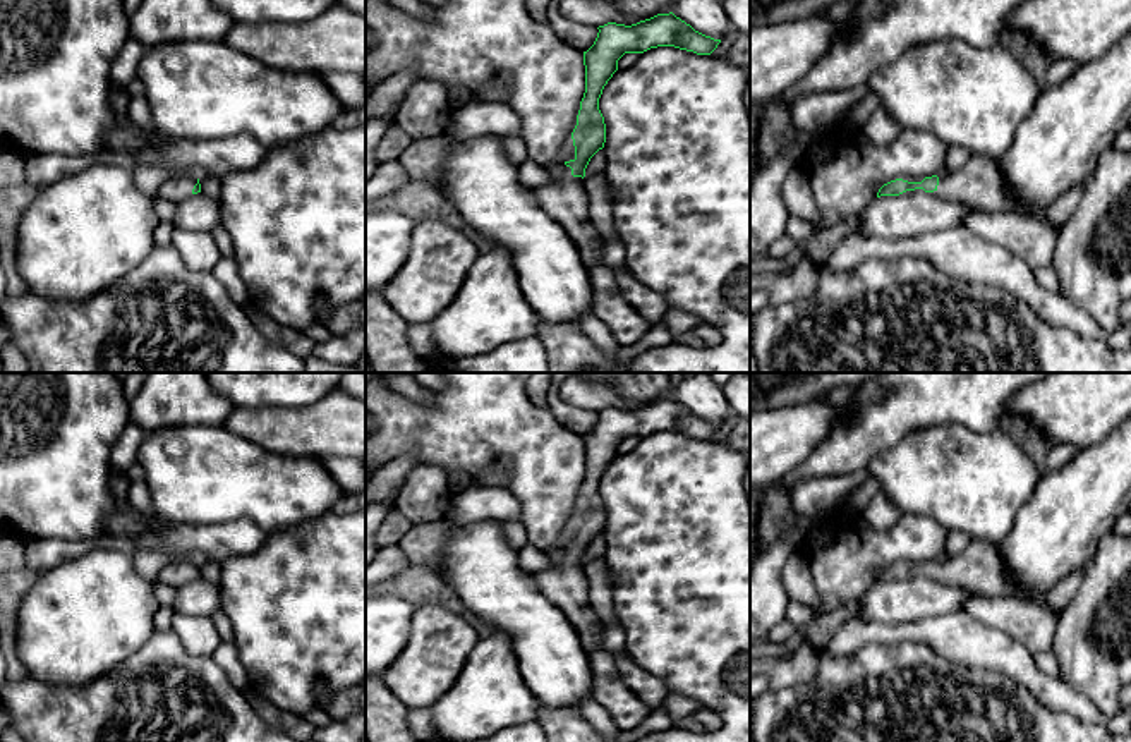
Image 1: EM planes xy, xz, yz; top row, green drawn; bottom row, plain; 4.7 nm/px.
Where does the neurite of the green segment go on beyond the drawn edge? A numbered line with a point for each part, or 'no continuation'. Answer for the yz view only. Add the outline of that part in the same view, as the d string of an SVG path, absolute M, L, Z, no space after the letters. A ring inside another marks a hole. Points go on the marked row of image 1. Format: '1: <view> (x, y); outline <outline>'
1: yz (980, 186); outline M973 155L958 172L939 173L934 191L942 199L961 203L975 211L1019 213L1019 206L1001 173L999 160Z

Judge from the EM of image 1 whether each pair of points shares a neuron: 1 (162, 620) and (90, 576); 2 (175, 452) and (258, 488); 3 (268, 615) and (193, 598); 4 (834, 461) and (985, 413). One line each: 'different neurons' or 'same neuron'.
1: different neurons
2: same neuron
3: different neurons
4: same neuron

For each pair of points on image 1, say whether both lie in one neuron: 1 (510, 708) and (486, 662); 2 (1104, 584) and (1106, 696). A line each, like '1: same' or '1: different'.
1: same
2: same

